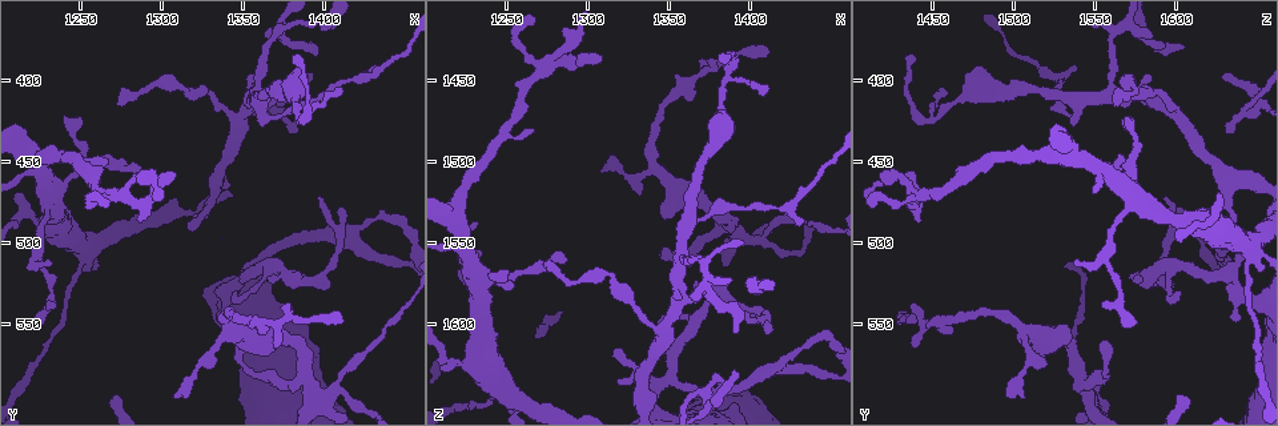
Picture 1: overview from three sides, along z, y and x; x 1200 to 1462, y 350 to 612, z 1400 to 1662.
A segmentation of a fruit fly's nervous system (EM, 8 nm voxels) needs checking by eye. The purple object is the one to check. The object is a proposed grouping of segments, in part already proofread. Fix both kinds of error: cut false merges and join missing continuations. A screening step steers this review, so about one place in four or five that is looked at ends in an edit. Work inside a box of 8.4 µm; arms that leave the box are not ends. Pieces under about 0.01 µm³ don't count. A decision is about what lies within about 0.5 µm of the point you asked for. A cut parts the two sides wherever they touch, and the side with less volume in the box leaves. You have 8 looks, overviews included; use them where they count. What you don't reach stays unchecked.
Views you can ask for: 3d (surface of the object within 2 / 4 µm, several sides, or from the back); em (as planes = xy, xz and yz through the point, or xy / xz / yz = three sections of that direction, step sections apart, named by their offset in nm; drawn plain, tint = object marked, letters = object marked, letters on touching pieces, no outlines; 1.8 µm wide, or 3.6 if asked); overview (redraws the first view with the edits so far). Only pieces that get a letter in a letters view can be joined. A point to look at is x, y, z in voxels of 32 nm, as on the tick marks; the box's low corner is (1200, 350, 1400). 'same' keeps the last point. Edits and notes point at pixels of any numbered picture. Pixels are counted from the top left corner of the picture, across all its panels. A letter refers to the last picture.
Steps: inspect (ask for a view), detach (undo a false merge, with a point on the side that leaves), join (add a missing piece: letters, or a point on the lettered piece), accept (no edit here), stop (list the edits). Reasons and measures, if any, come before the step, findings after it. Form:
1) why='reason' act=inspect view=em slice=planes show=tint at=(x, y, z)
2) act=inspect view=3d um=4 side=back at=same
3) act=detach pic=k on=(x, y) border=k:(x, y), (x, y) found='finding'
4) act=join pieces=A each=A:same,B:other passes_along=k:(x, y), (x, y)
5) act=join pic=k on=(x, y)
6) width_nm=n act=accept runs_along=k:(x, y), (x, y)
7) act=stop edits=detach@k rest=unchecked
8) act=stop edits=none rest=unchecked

why='tapers out' act=inspect view=3d um=4 at=(1410, 542, 1430)

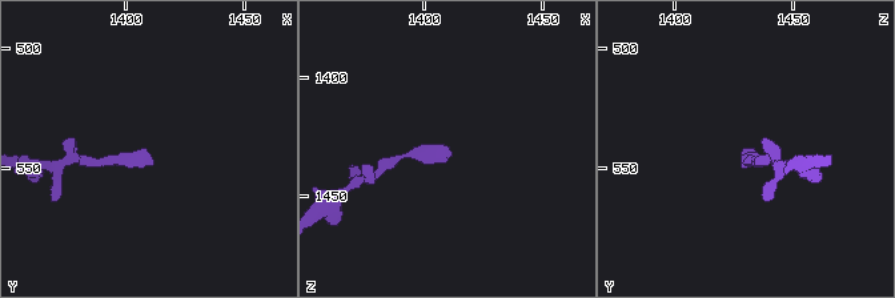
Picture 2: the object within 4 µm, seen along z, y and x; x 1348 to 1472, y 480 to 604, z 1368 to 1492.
act=inspect view=em slice=yz step=4 show=tint at=(1411, 545, 1429)

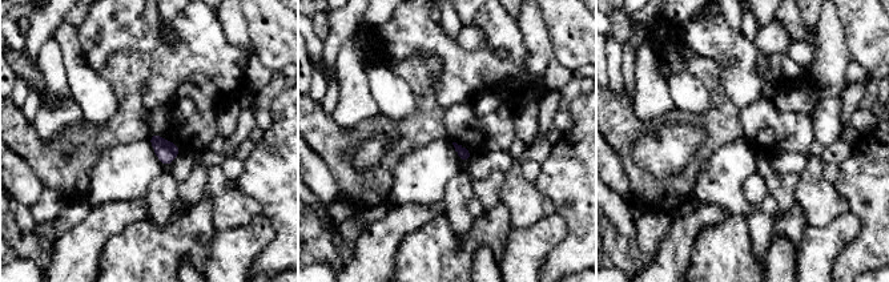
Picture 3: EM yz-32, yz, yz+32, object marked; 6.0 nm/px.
why='cut it another way' act=inspect view=em slice=planes show=letters at=same

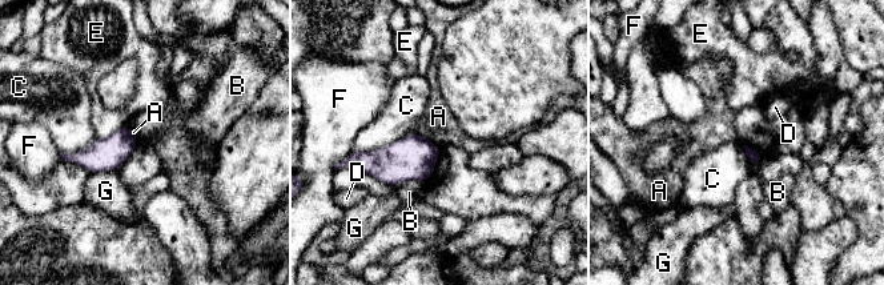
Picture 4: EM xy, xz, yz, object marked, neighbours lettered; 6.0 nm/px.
act=accept each=A:other,B:other,C:other,D:other,E:other,F:other,G:other border=4:(416, 133), (370, 151), (353, 151) found='no lettered piece goes on from it'

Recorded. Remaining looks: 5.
why='free end' act=inspect view=3d um=2 at=(1250, 424, 1566)

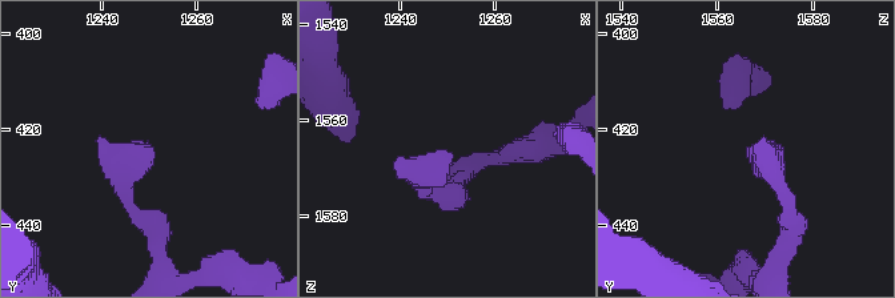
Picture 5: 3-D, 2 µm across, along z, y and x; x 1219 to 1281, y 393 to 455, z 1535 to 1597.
why='need the tissue' act=inspect view=em slice=yz step=4 show=plain at=(1249, 424, 1566)

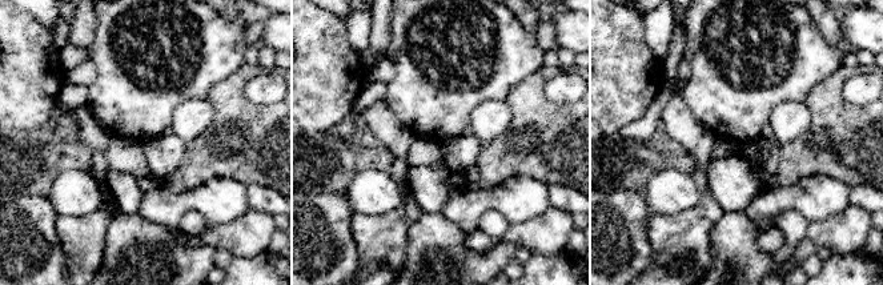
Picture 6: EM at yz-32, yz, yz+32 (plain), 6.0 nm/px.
why='see the neighbours' act=inspect view=em slice=yz step=4 show=letters at=same

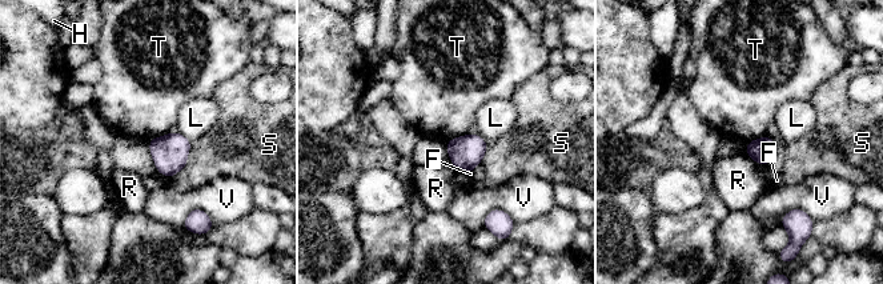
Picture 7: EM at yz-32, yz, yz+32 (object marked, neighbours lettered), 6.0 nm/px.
width_nm=140 act=accept each=F:other,H:other,L:other,R:other,S:other,T:other,V:other border=7:(172, 131), (149, 140) found='none of them fits'

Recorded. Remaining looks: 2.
why='thin neck' act=inspect view=em slice=planes show=letters at=(1416, 402, 1528)

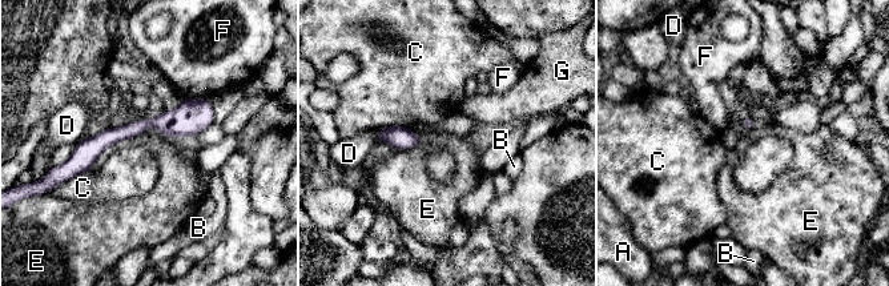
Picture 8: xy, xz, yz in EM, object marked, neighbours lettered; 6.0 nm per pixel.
width_nm=50 longest_contact=E:440nm act=accept each=A:other,B:other,C:other,D:other,E:other,F:other,G:other found='continuous, no second neuron'

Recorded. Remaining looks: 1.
act=stop edits=none rest=unchecked

